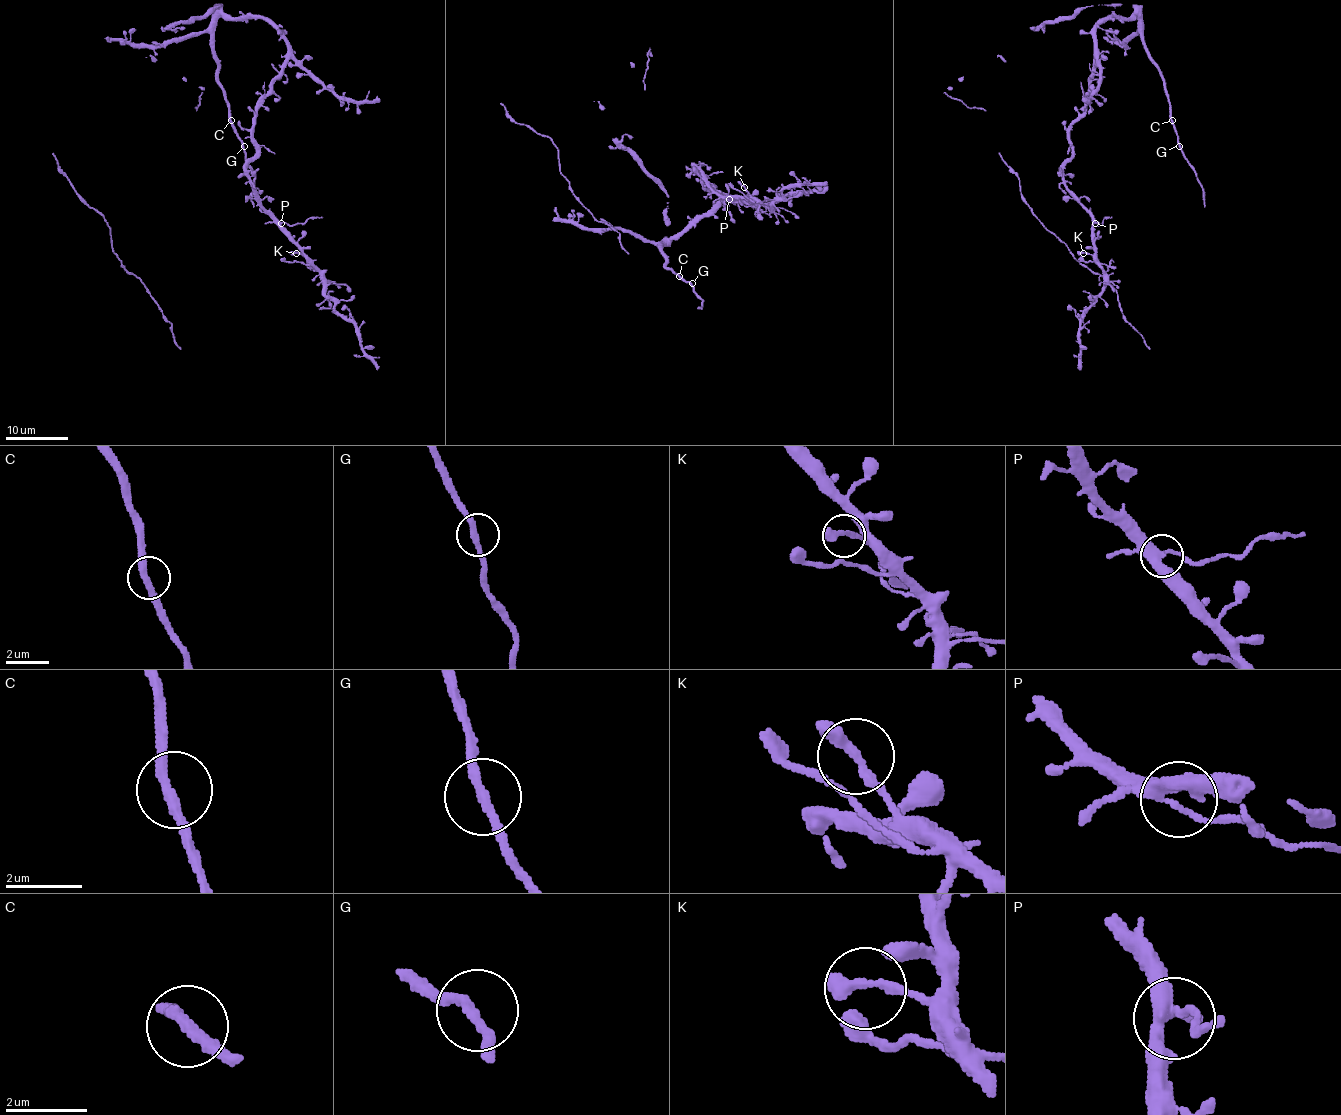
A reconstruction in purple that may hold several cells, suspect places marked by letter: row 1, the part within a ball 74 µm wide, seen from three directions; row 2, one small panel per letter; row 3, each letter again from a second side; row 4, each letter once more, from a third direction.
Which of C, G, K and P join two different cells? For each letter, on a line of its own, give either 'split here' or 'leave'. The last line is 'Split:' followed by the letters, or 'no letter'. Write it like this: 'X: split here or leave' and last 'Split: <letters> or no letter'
C: leave
G: leave
K: leave
P: leave
Split: no letter

